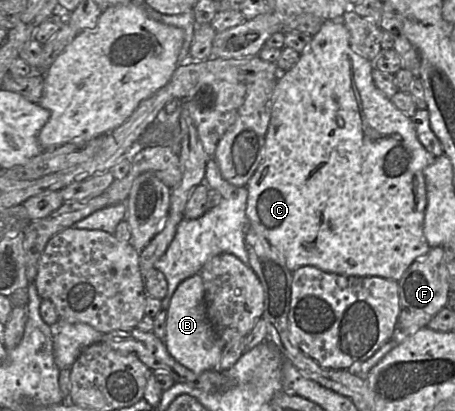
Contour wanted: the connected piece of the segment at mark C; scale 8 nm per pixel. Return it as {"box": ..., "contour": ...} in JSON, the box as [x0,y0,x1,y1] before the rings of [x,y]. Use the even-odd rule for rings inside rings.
{"box":[246,20,435,281],"contour":[[[325,20],[300,54],[297,63],[288,71],[281,72],[273,94],[271,118],[266,133],[262,157],[249,179],[246,216],[250,227],[267,239],[293,272],[303,266],[314,266],[323,271],[348,276],[378,276],[399,281],[408,267],[424,257],[430,246],[423,234],[423,223],[427,205],[424,169],[435,158],[418,140],[410,117],[387,98],[372,78],[373,63],[356,53],[350,43],[350,34],[341,20]]]}

